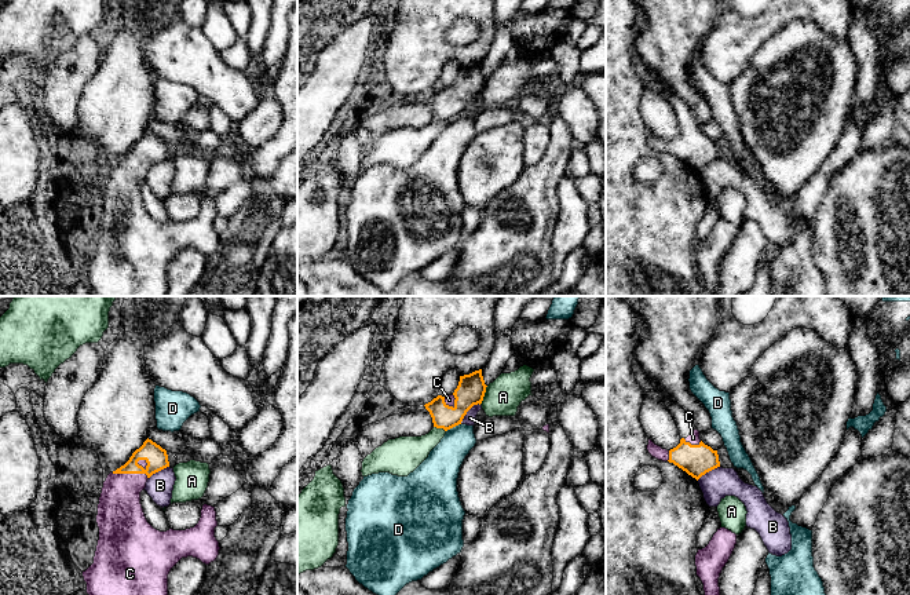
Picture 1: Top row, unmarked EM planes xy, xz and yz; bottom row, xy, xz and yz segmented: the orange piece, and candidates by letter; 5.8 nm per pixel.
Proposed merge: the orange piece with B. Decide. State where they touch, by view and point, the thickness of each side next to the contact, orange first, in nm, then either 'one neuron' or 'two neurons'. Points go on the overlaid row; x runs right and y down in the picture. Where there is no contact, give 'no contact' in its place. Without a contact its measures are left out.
xz (467, 411) | 170/70 nm | two neurons

